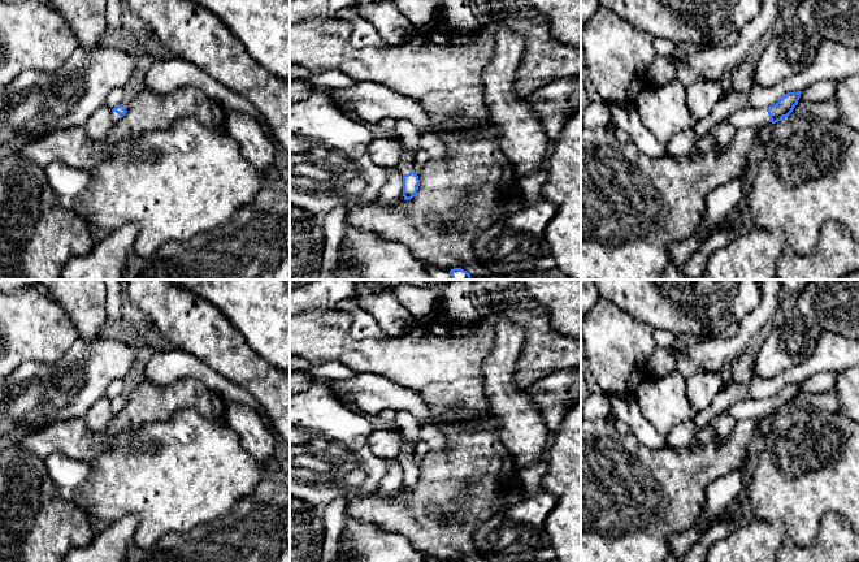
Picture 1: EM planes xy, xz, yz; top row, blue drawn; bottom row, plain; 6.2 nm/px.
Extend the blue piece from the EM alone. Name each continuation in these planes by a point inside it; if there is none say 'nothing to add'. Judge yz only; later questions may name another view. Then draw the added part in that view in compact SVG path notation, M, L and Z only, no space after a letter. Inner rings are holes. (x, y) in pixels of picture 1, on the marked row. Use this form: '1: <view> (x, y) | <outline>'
1: yz (747, 117) | M745 108L730 113L724 121L736 129L751 127L769 122L767 108Z

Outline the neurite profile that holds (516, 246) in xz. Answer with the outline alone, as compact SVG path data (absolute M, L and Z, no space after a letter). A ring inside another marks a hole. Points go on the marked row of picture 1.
M548 200L524 207L483 230L473 243L481 267L493 274L529 277L556 268L545 229L556 212Z

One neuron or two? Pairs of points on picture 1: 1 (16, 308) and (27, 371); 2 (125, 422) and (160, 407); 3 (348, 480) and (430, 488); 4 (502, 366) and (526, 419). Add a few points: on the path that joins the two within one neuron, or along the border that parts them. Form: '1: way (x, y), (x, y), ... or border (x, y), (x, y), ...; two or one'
1: border (56, 361), (48, 364), (25, 361), (13, 376); two
2: way (134, 414), (142, 407), (151, 407); one
3: border (377, 488), (369, 495), (348, 500); two
4: way (502, 379), (502, 393), (513, 406); one

